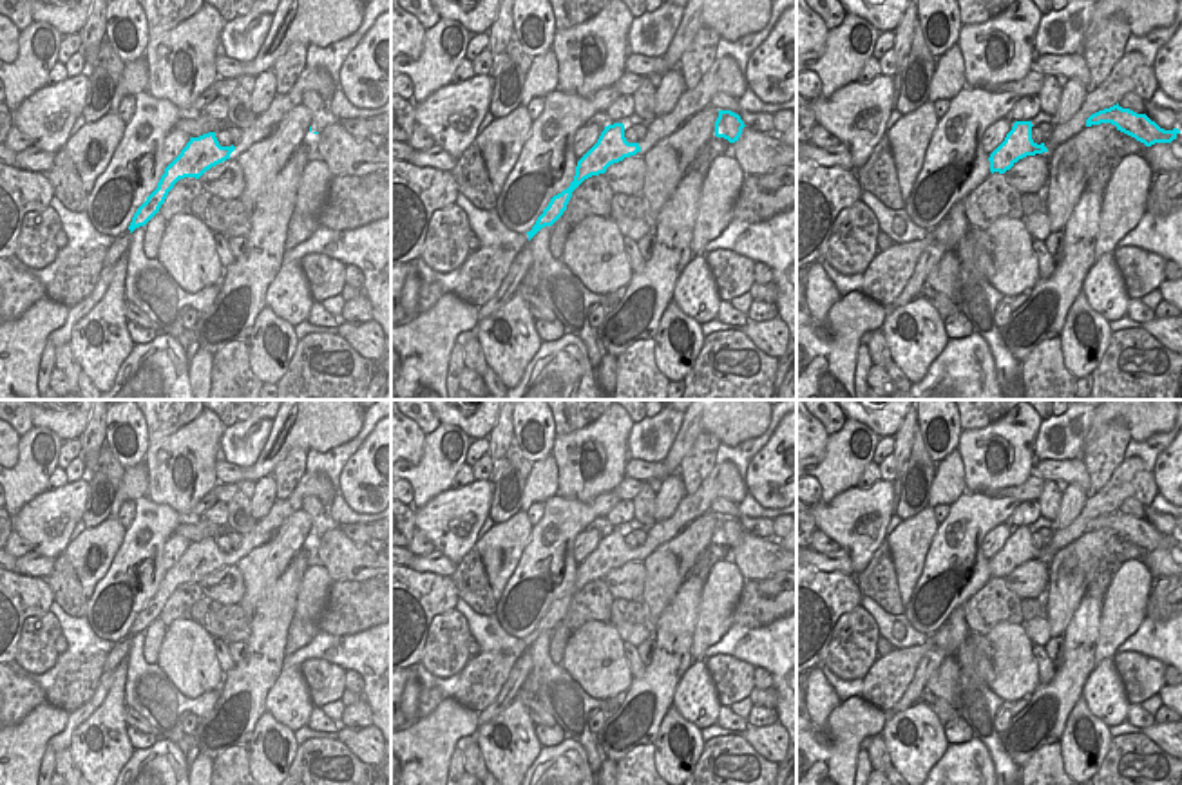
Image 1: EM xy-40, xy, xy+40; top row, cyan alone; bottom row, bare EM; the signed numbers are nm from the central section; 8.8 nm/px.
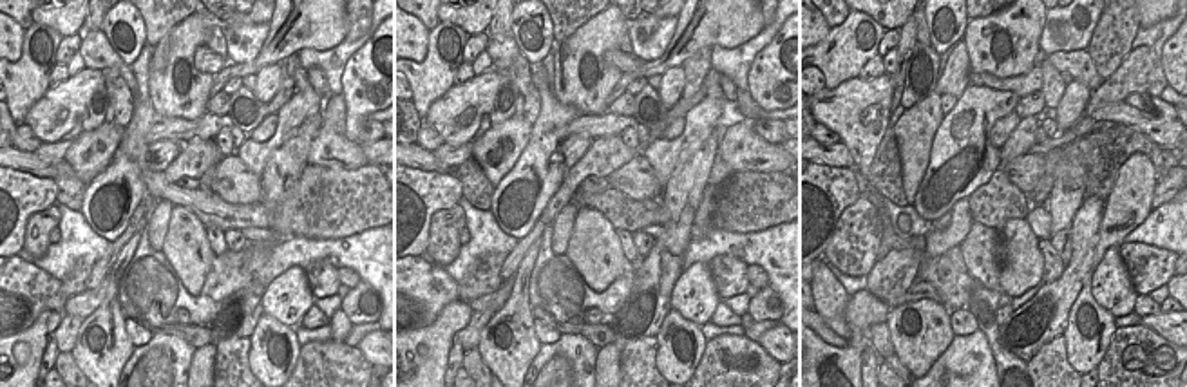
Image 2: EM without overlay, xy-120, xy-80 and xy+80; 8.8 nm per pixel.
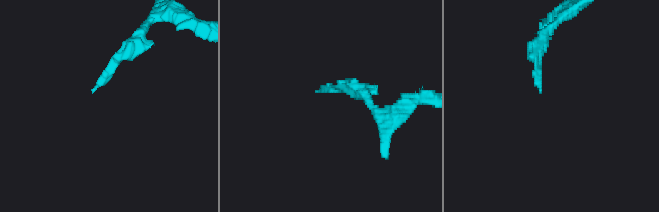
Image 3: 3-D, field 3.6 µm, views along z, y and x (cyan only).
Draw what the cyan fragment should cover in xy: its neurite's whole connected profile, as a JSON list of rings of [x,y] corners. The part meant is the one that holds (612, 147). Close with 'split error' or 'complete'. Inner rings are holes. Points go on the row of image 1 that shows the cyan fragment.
[[[614,123],[605,127],[597,143],[577,161],[574,181],[567,190],[554,195],[543,213],[538,217],[530,232],[520,235],[510,244],[489,246],[471,251],[460,268],[458,286],[454,295],[476,307],[491,300],[514,257],[530,242],[530,239],[545,226],[552,226],[567,210],[572,192],[588,177],[605,174],[614,163],[641,152],[639,143],[628,143],[624,137],[624,125]]]; split error

